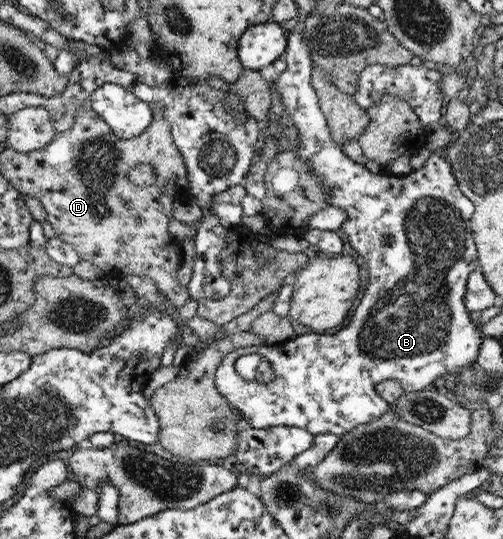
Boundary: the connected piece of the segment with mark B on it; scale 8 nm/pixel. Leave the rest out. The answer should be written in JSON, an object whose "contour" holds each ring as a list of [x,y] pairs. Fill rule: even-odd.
{"contour":[[[302,18],[289,31],[285,59],[287,68],[275,84],[287,118],[298,129],[298,156],[308,162],[313,174],[324,182],[329,193],[329,205],[348,212],[339,231],[346,235],[346,241],[350,242],[358,257],[364,259],[369,284],[350,322],[338,332],[322,334],[314,331],[278,344],[235,349],[220,363],[216,381],[220,393],[227,397],[232,408],[244,416],[244,423],[251,428],[268,430],[291,426],[307,429],[312,435],[332,432],[341,436],[357,426],[378,420],[390,410],[386,400],[376,393],[376,384],[397,379],[406,394],[416,393],[434,389],[438,377],[456,375],[466,366],[474,365],[472,361],[476,361],[482,335],[470,321],[464,298],[470,273],[479,269],[471,224],[475,205],[463,194],[451,163],[438,155],[432,154],[419,169],[396,176],[372,173],[367,165],[358,163],[342,151],[331,136],[326,116],[319,107],[318,92],[311,83],[314,63]],[[385,237],[391,237],[391,240],[386,243]],[[249,354],[262,355],[272,365],[275,377],[272,383],[245,381],[236,373],[237,359]]]}

